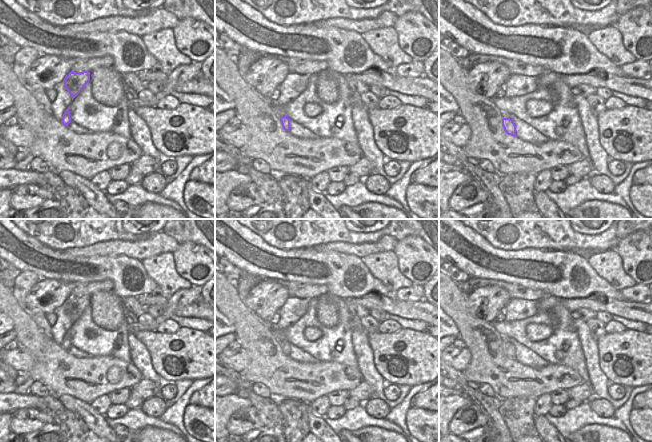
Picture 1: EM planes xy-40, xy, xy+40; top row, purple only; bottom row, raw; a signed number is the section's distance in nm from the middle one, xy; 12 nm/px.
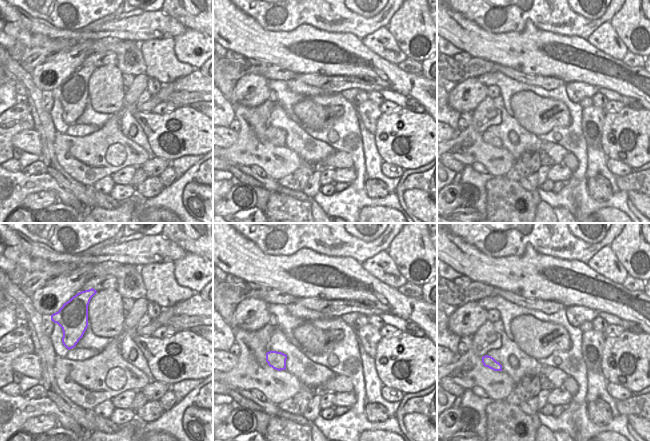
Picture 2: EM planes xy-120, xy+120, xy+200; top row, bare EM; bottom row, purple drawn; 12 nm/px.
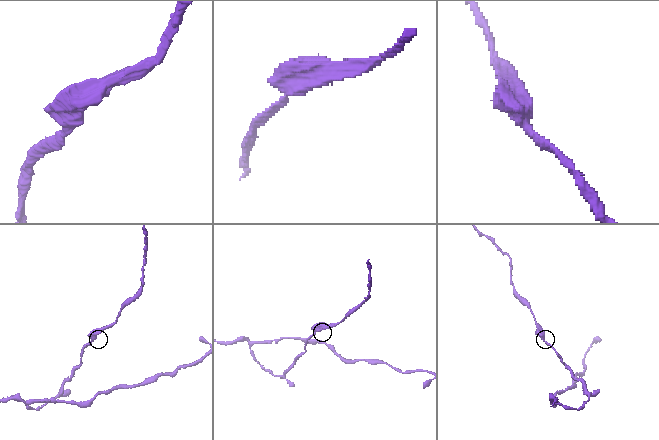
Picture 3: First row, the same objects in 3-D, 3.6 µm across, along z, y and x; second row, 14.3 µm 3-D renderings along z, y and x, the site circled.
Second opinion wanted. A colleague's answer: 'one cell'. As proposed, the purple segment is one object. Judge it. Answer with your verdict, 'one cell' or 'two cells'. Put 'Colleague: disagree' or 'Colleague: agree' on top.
Colleague: agree
one cell

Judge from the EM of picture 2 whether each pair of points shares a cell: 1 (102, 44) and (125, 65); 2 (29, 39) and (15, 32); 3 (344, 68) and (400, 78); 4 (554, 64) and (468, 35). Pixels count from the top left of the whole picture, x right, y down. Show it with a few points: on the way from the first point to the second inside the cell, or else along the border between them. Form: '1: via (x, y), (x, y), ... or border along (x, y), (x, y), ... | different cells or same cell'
1: via (109, 44), (125, 58) | same cell
2: via (26, 38), (18, 33) | same cell
3: via (358, 68), (369, 68), (375, 72), (386, 73) | same cell
4: via (533, 51), (525, 51), (522, 48), (489, 46) | same cell

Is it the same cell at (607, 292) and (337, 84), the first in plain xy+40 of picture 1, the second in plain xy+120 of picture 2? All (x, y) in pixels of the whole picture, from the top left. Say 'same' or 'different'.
different

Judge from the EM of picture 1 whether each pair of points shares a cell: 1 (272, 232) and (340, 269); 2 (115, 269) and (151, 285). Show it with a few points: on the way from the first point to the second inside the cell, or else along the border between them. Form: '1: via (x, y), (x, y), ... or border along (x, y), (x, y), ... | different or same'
1: border along (276, 247), (279, 249), (309, 248) | different
2: via (121, 280), (127, 290), (140, 291) | same

